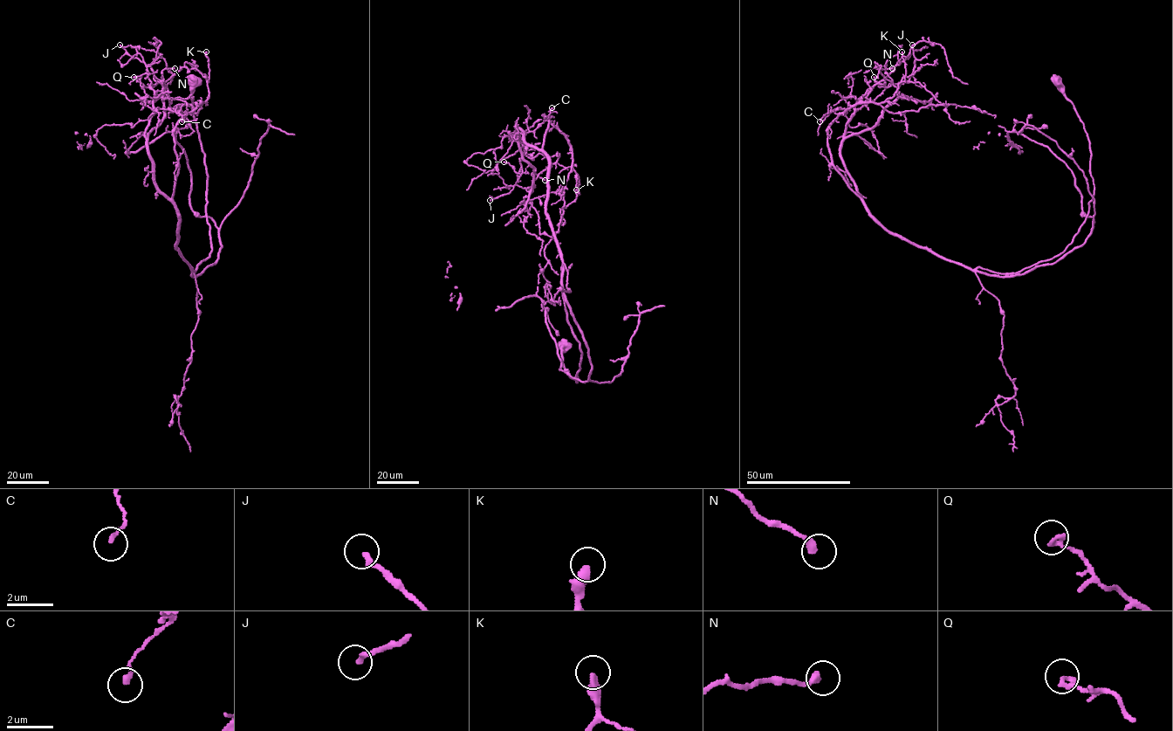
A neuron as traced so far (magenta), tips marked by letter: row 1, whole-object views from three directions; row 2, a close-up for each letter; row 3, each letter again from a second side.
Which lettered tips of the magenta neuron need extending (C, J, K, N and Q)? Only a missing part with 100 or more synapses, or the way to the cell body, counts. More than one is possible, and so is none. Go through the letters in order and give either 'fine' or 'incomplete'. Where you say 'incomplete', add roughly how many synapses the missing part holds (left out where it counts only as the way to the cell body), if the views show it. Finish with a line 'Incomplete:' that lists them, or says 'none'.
C: fine
J: fine
K: fine
N: fine
Q: fine
Incomplete: none

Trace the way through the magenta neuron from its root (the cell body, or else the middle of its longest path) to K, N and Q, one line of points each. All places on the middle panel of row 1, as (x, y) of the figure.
K: (565, 345), (563, 366), (577, 382), (581, 351), (546, 214), (544, 115), (570, 147), (576, 189)
N: (565, 345), (577, 382), (549, 160), (518, 128), (533, 185), (531, 173), (545, 180)
Q: (565, 345), (563, 366), (577, 382), (581, 351), (546, 214), (549, 160), (518, 128), (522, 173), (504, 162)

